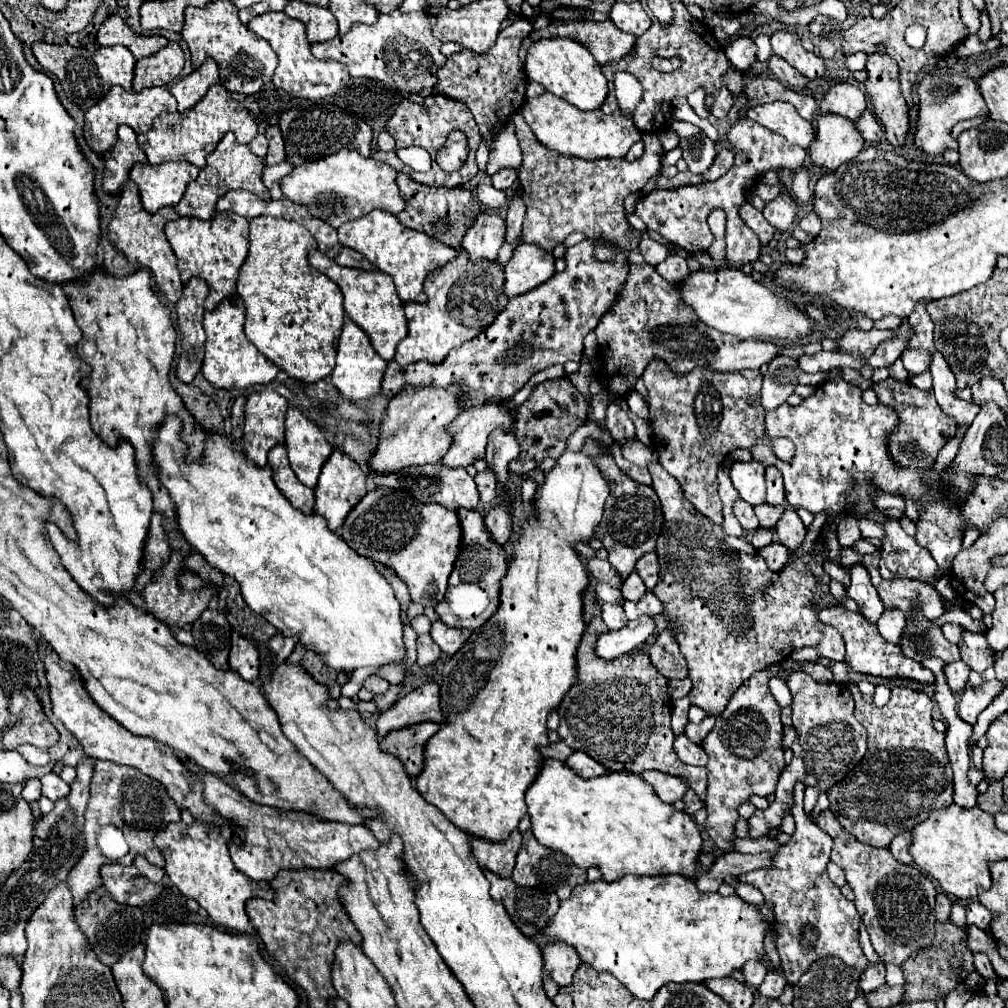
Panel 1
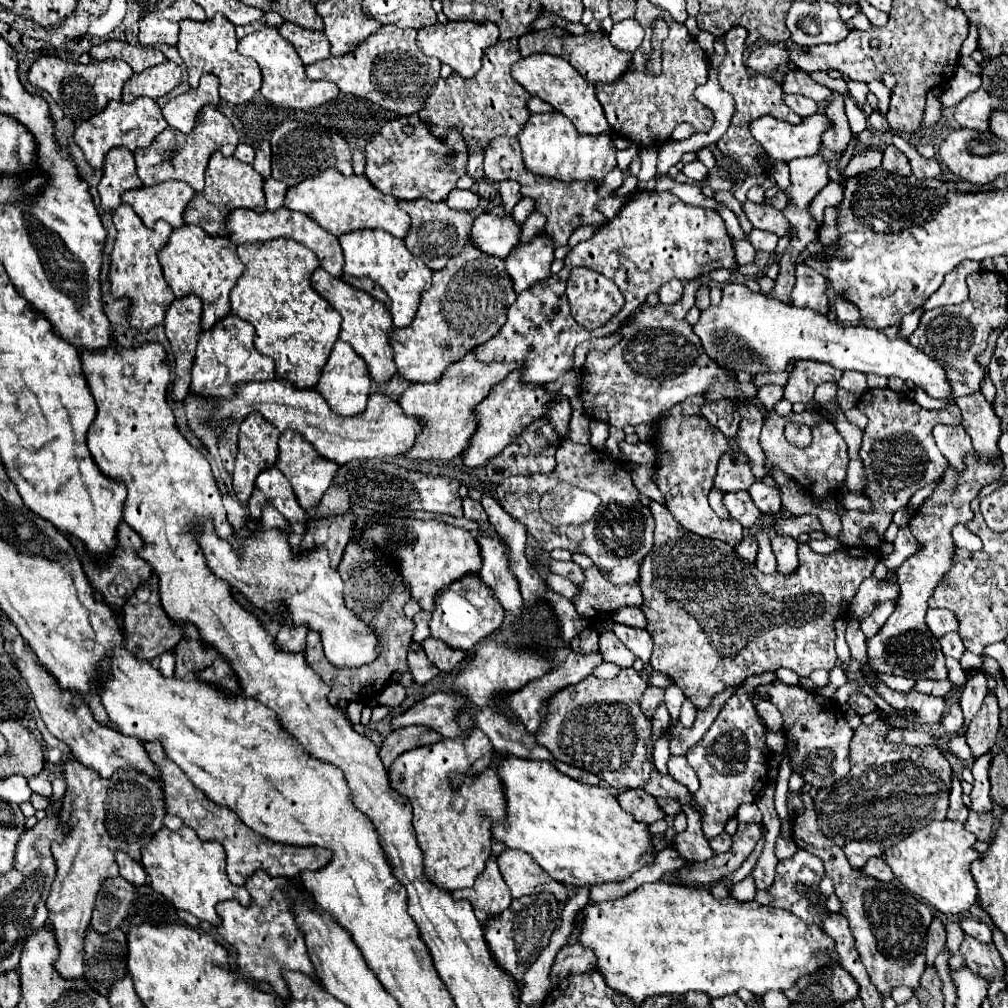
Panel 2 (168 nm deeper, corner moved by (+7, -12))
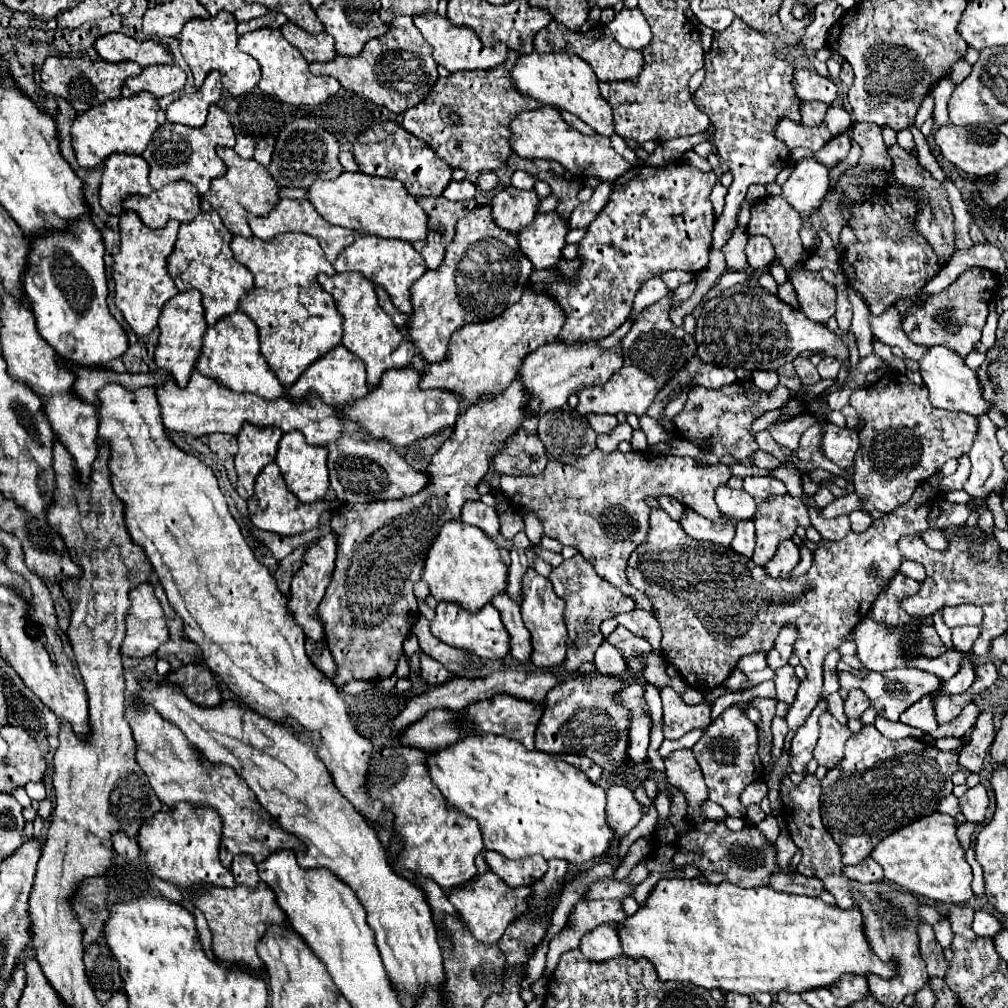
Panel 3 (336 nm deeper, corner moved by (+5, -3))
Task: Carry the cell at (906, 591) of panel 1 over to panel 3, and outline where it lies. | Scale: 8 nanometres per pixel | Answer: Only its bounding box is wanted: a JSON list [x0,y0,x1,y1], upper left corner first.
[943,605,983,627]

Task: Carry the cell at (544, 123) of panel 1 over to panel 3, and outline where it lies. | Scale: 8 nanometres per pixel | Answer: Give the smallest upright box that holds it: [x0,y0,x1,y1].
[511,107,631,183]

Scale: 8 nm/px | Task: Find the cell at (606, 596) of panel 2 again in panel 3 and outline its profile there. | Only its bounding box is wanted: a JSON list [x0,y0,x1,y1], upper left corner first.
[549,553,635,673]

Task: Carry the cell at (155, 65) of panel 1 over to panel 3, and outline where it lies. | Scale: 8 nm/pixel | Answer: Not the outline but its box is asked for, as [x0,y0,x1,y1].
[123,65,185,99]

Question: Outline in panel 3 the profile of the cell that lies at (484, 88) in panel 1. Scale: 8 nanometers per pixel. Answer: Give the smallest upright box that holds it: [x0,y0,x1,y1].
[401,51,539,175]

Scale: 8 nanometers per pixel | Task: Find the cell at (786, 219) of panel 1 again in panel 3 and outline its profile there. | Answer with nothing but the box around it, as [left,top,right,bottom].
[747,237,775,271]

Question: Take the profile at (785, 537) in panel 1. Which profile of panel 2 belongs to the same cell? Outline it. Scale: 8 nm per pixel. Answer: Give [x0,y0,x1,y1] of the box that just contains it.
[773,534,799,574]

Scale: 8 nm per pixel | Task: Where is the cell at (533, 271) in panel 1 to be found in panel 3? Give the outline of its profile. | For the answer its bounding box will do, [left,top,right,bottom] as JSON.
[519,211,569,269]

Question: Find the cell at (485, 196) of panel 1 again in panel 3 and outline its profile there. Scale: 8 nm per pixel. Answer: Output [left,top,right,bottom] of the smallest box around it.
[443,179,475,201]

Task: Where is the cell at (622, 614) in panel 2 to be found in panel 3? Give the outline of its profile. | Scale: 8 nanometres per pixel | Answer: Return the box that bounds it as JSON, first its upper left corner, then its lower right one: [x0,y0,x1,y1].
[617,609,661,655]

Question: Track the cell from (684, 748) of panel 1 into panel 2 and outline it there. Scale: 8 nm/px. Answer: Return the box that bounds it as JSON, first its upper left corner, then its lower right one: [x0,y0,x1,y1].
[667,756,699,792]

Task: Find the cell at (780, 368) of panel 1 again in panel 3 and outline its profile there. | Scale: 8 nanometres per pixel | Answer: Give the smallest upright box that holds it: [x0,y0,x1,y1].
[751,371,779,391]

